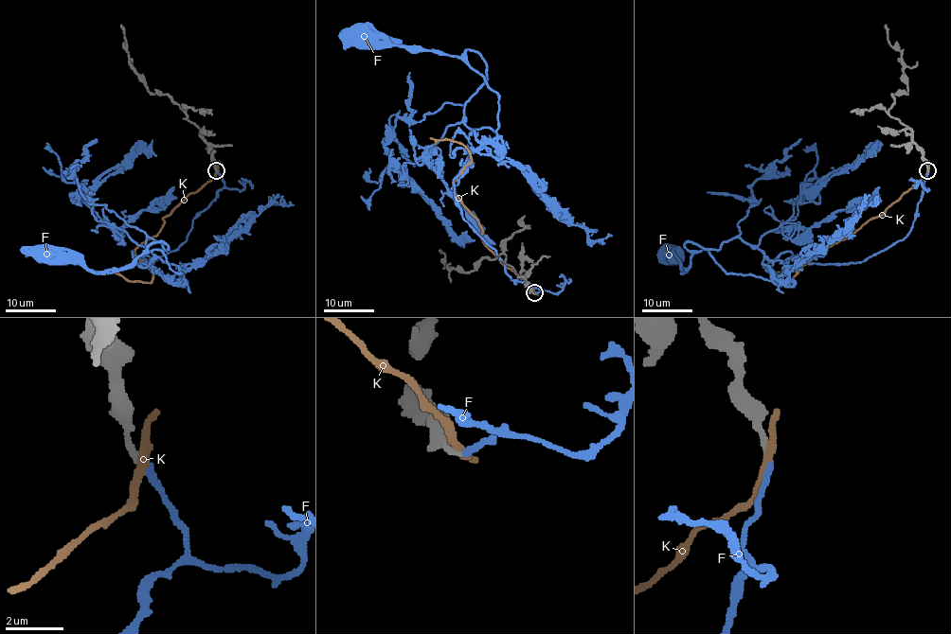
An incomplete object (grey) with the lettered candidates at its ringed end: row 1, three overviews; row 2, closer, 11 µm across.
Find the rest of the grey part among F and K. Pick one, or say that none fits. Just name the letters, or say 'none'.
F

